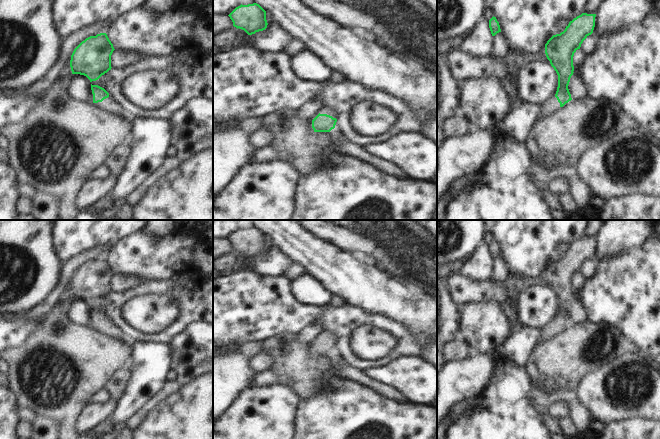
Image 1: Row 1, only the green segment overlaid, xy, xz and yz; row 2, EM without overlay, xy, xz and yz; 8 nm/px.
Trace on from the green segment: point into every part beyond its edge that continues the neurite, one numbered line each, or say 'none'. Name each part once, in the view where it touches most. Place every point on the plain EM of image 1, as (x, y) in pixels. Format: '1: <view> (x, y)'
1: xz (332, 336)

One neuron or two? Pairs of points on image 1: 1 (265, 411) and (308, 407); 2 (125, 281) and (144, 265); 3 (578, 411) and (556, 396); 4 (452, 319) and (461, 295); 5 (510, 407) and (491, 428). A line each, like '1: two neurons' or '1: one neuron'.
1: two neurons
2: two neurons
3: one neuron
4: two neurons
5: one neuron

